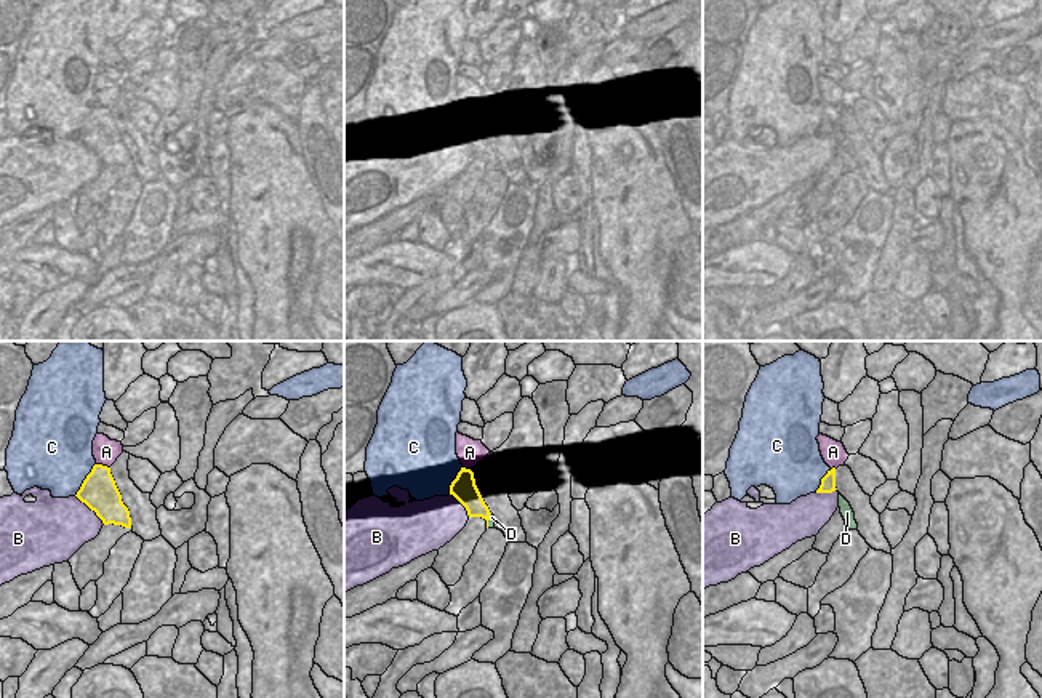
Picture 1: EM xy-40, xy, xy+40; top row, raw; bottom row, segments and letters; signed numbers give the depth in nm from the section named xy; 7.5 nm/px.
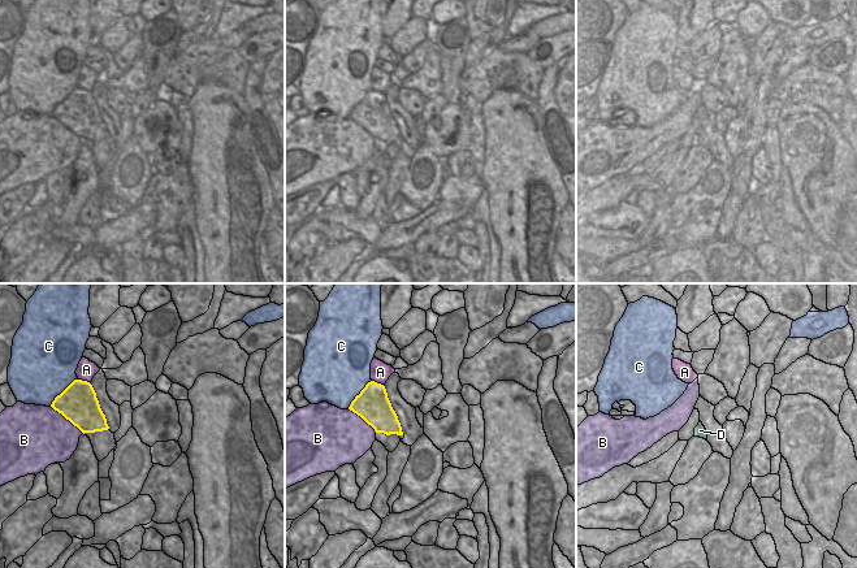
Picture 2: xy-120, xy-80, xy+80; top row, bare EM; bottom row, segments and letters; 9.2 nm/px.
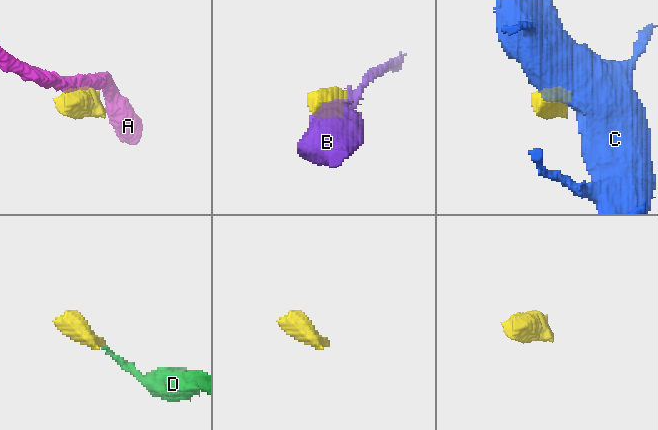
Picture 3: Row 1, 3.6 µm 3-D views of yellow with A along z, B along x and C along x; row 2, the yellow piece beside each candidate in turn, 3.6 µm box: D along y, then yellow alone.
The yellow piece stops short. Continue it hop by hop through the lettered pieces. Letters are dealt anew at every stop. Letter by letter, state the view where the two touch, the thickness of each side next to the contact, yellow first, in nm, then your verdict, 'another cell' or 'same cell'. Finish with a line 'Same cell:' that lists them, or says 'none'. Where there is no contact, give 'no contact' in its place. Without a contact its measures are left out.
A: xy-40 | 280/190 nm | another cell
B: xy-40 | 280/420 nm | another cell
C: xy-40 | 280/480 nm | another cell
D: xy | 170/50 nm | same cell
Same cell: D

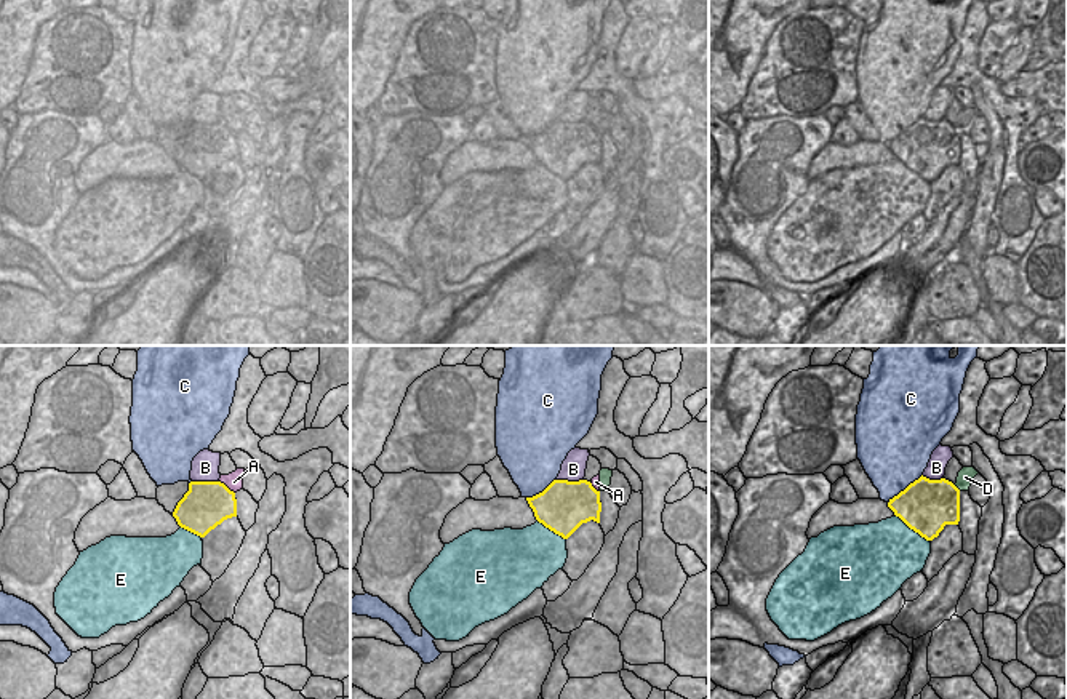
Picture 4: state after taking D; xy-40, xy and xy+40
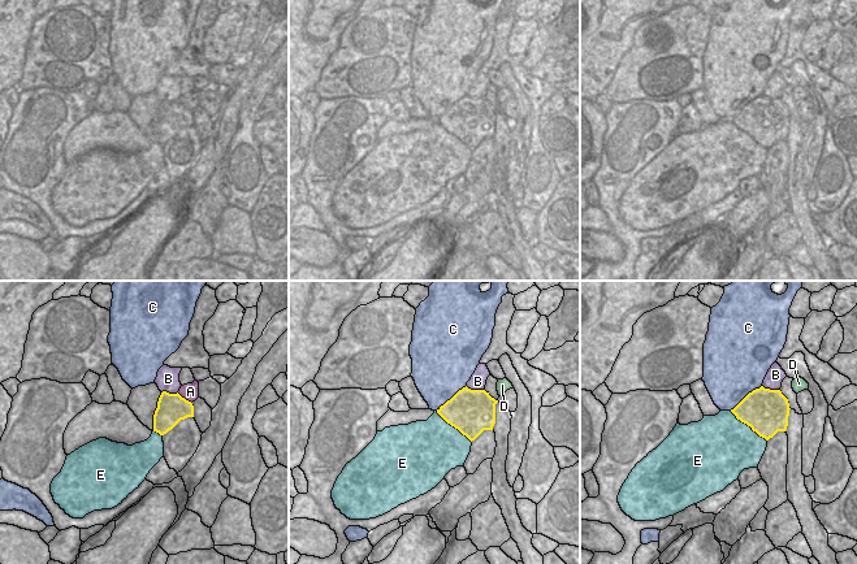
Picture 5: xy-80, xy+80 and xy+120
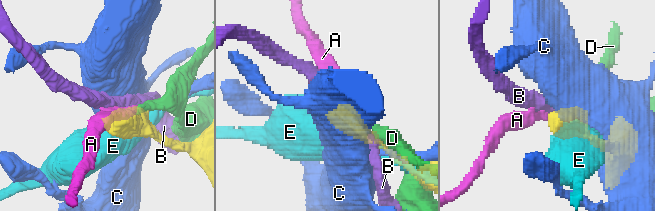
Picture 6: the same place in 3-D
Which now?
A: xy-40 | 360/140 nm | another cell
B: xy-40 | 360/220 nm | another cell
C: xy+40 | 400/460 nm | another cell
D: xy+40 | 400/120 nm | another cell
E: xy+40 | 400/480 nm | another cell
Same cell: none

